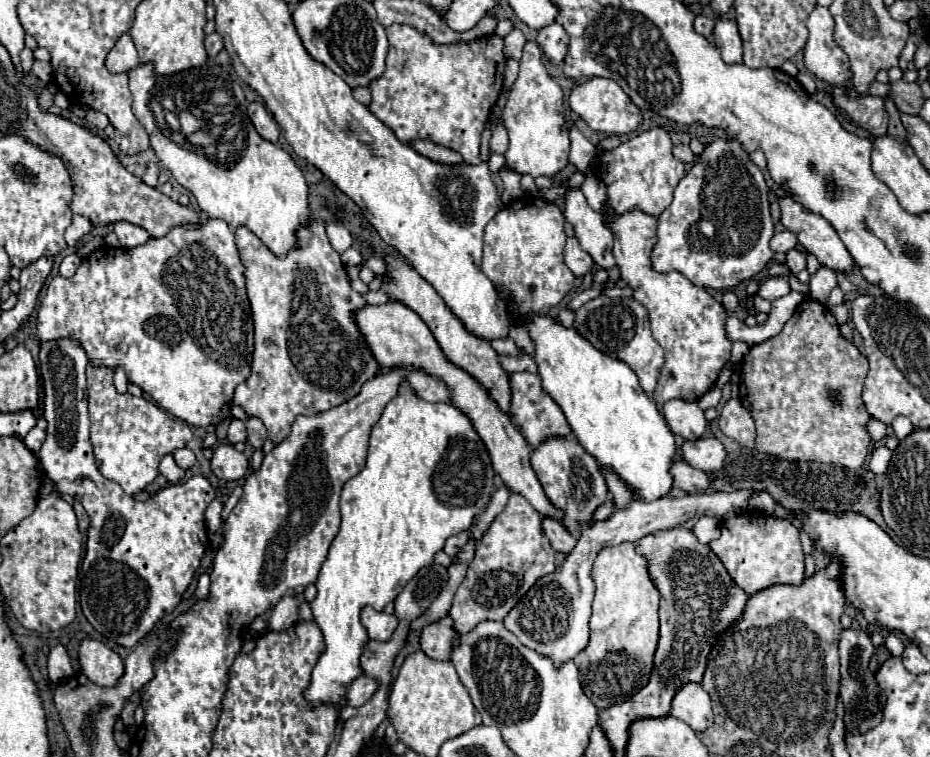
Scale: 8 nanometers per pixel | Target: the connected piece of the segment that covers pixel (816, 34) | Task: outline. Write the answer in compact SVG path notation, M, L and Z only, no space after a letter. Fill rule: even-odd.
M817 5L817 7L809 13L809 17L807 17L805 23L807 23L807 29L809 29L809 39L807 39L805 47L803 47L803 53L805 53L805 55L803 55L803 63L805 63L805 67L807 67L817 79L829 83L831 87L841 87L849 99L863 97L863 93L855 91L855 87L851 85L853 75L851 75L851 65L849 65L847 53L845 53L845 51L835 43L835 39L833 39L835 21L833 21L829 9Z

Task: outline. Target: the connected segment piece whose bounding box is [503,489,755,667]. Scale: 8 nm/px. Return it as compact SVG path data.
M737 489L731 493L695 493L683 495L681 499L673 497L659 497L655 501L635 501L627 511L613 509L613 513L605 521L595 521L581 531L577 545L567 555L565 563L555 571L549 573L519 599L519 603L509 611L503 625L529 649L549 657L555 667L561 667L565 661L573 659L579 651L583 651L589 643L589 617L591 617L591 601L595 593L595 585L591 579L591 565L595 561L597 551L605 545L619 545L623 541L639 541L641 537L673 529L685 523L691 517L709 515L717 521L725 521L747 511L747 503L755 491L751 489Z

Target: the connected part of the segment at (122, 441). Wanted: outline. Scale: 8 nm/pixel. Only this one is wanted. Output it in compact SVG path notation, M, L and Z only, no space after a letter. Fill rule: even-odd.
M87 365L87 391L89 391L89 417L91 417L91 441L99 471L105 479L111 479L123 487L129 495L145 489L159 473L163 455L185 447L191 439L191 427L167 415L165 409L157 407L145 397L131 393L117 393L113 385L111 367Z

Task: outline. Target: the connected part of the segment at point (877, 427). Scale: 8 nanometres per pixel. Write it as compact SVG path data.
M871 419L867 423L867 431L869 431L869 435L871 435L873 441L881 441L887 435L887 425L881 423L881 421L877 421L877 419Z

